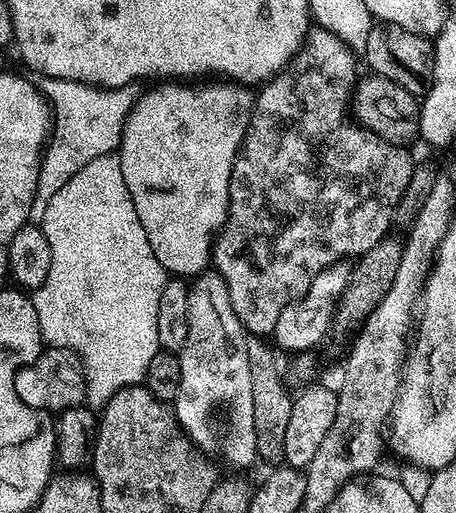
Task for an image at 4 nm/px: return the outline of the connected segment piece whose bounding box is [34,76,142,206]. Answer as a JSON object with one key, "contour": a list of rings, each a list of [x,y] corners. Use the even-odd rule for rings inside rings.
{"contour":[[[40,76],[38,80],[40,95],[48,101],[50,109],[50,135],[44,145],[44,151],[40,158],[40,173],[38,174],[38,186],[34,193],[37,205],[43,206],[82,170],[94,158],[113,155],[119,149],[120,139],[124,134],[124,123],[130,110],[138,102],[142,92],[139,87],[129,86],[127,88],[95,88],[92,84],[74,82],[66,78],[54,78],[53,76]]]}

